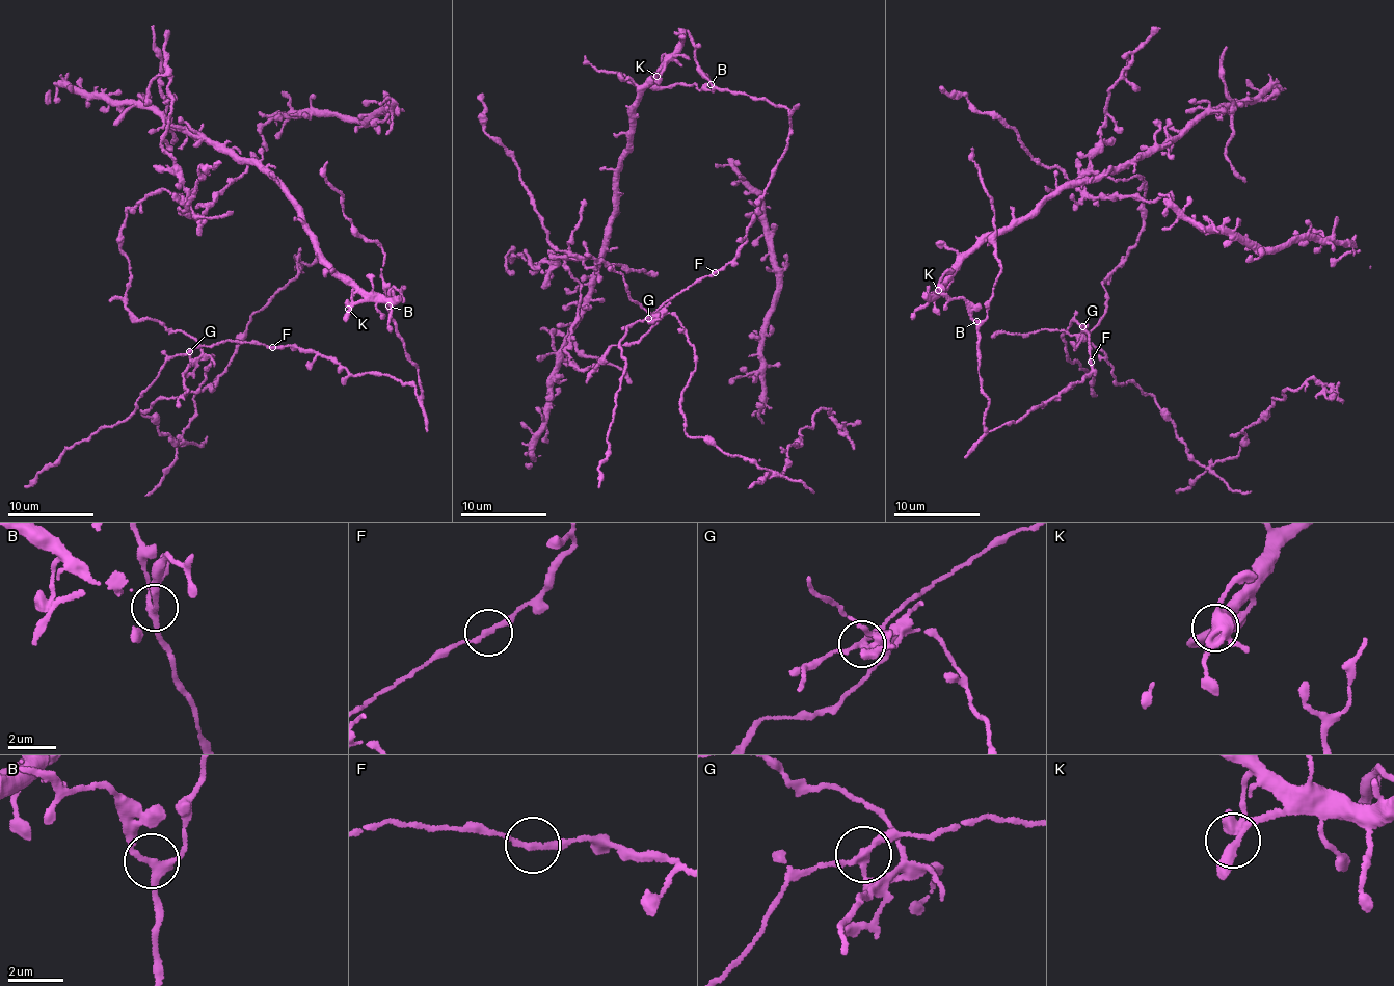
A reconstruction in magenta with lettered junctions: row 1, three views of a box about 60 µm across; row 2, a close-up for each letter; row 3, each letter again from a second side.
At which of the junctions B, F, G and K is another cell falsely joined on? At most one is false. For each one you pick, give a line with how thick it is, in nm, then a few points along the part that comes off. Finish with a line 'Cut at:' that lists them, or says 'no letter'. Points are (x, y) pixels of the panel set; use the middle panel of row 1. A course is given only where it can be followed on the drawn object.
G: Thickness 220 nm
Cut at: G

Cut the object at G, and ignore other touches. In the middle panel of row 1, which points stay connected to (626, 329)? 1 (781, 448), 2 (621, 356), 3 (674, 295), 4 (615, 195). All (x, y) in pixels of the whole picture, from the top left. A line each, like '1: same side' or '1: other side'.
1: other side
2: same side
3: same side
4: same side

